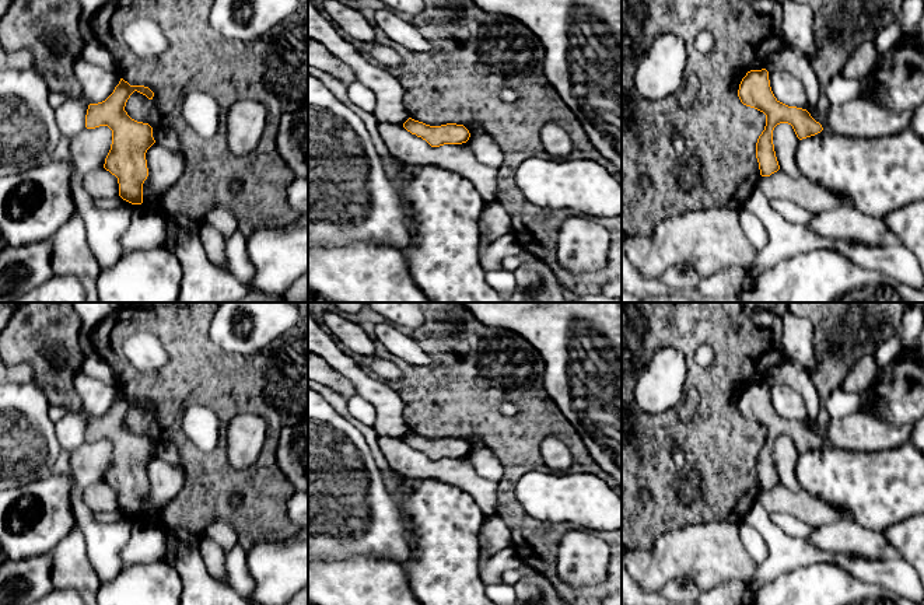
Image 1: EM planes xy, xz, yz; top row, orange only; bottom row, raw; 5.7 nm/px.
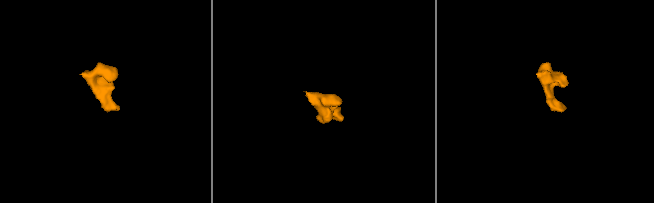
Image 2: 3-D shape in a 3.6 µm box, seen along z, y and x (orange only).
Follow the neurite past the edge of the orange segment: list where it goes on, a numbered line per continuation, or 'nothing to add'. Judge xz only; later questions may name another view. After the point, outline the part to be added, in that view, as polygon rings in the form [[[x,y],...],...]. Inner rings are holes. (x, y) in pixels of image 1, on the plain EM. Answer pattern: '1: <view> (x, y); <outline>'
nothing to add

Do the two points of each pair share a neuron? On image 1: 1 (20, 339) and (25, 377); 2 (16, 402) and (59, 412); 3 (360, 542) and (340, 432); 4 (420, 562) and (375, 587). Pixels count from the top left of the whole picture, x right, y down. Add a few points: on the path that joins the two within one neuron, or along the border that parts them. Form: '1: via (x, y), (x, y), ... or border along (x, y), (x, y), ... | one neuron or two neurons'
1: border along (14, 364), (27, 364), (31, 369), (32, 381) | two neurons
2: border along (49, 406), (49, 419), (53, 423) | two neurons
3: via (352, 514), (340, 503), (340, 460) | one neuron
4: border along (401, 565), (412, 590) | two neurons

